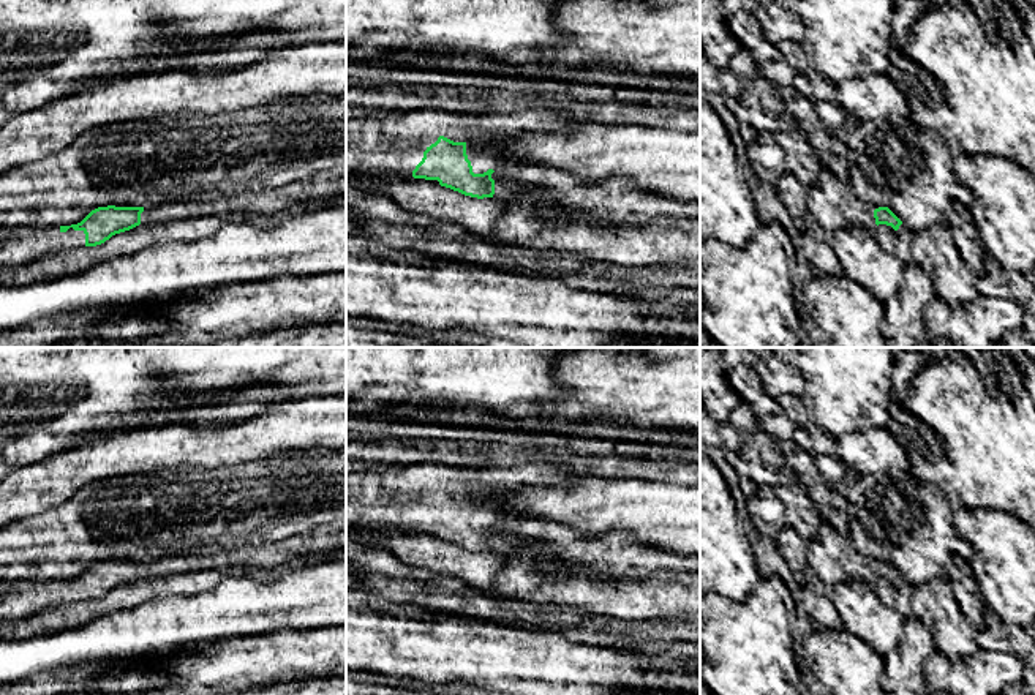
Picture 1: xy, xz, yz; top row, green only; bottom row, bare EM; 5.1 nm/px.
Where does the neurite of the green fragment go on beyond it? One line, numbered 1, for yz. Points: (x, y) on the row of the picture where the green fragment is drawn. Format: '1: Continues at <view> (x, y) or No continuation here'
1: Continues at yz (831, 201)

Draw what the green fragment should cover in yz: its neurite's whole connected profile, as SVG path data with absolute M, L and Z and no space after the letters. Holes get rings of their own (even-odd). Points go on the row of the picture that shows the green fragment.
M822 167L815 183L807 186L807 208L817 224L831 234L845 226L874 231L879 224L886 224L898 231L902 224L888 207L877 208L858 199L850 182L837 178L826 167Z

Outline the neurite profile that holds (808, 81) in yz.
M782 39L777 43L777 49L793 71L792 87L795 92L814 104L823 126L836 134L847 118L837 101L836 85L812 66L800 41Z

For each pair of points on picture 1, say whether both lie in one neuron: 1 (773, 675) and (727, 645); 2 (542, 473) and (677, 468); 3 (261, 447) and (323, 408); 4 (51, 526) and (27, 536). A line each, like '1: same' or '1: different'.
1: same
2: different
3: same
4: same

